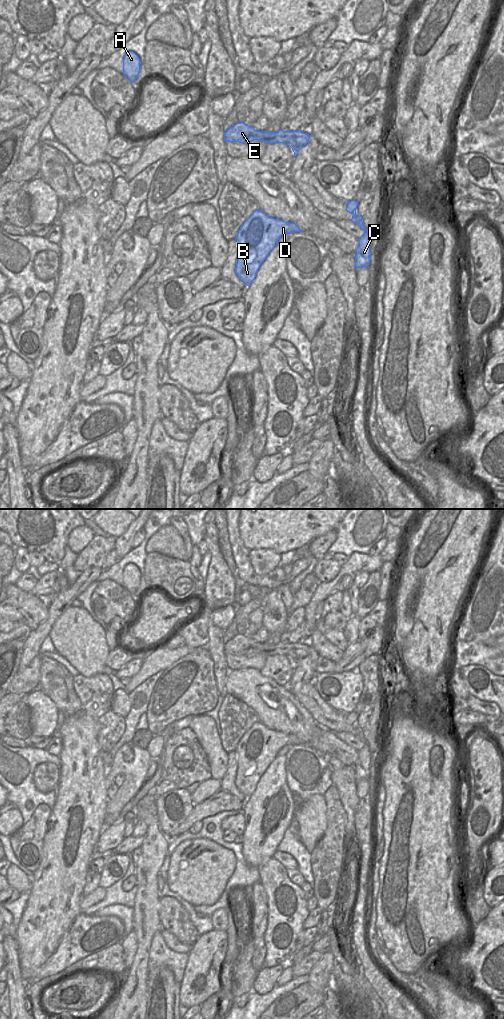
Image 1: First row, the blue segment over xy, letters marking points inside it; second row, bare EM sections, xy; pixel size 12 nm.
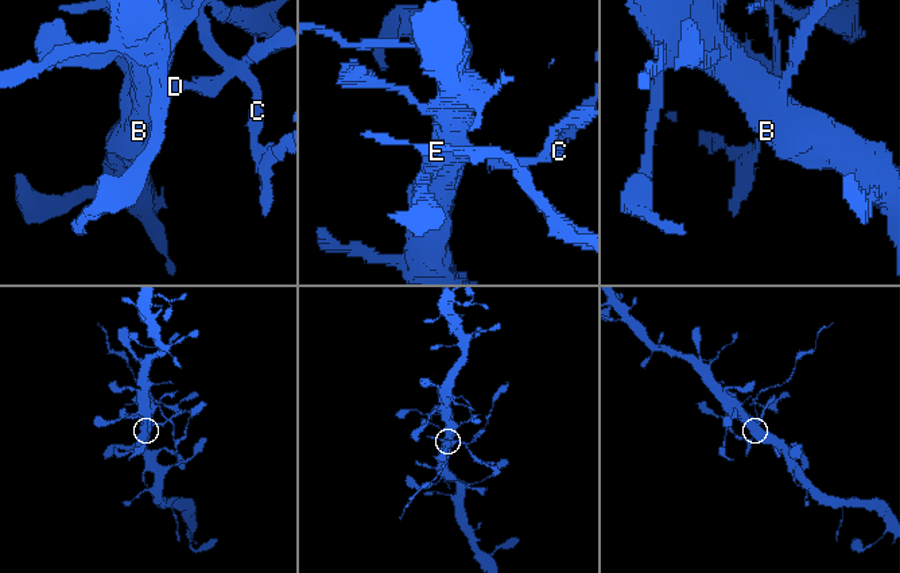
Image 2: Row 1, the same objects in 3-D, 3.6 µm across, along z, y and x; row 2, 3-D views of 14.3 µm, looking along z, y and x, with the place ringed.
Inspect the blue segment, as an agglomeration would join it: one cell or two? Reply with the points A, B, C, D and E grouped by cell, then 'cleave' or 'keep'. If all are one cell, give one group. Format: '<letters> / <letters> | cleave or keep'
A B D / C E | cleave

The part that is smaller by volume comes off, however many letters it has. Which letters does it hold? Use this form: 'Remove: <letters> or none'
Remove: C, E.

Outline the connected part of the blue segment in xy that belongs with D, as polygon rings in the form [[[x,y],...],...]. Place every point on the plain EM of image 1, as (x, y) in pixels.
[[[256,722],[241,737],[235,752],[238,756],[235,785],[249,798],[256,789],[260,777],[279,750],[291,743],[290,735],[274,731],[261,722]]]

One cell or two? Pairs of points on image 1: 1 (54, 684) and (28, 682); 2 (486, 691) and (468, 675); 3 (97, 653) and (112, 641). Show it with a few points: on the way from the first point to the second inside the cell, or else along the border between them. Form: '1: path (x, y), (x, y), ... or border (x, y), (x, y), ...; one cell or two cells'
1: border (40, 660), (40, 680), (38, 684); two cells
2: path (482, 687), (472, 677); one cell
3: border (105, 631), (105, 640), (110, 650); two cells

